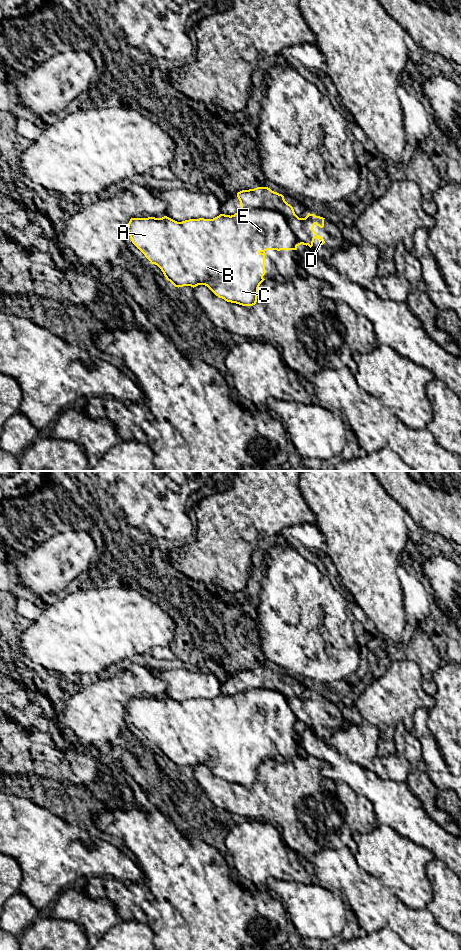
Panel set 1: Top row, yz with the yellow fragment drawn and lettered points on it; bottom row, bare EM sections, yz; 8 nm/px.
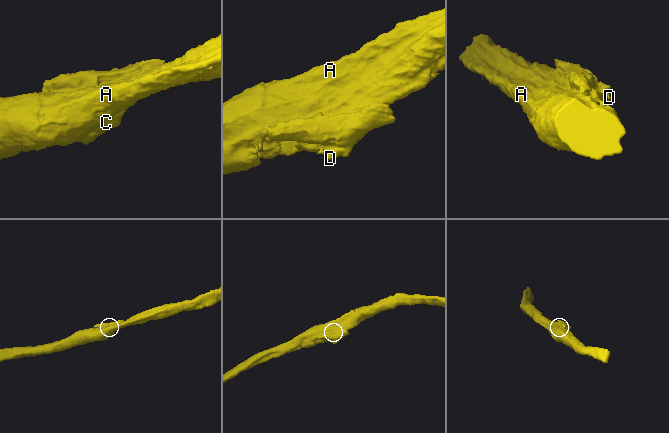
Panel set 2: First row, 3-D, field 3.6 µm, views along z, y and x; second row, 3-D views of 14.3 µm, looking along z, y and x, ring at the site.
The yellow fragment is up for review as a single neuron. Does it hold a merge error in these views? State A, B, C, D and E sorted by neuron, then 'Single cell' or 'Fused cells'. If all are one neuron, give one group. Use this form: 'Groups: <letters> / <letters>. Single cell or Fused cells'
Groups: A B C E / D. Fused cells

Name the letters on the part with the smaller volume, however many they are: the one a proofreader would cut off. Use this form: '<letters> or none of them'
D

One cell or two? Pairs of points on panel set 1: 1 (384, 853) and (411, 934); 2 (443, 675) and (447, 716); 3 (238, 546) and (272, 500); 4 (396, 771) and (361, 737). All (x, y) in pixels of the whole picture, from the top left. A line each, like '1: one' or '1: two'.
1: two
2: one
3: one
4: one

